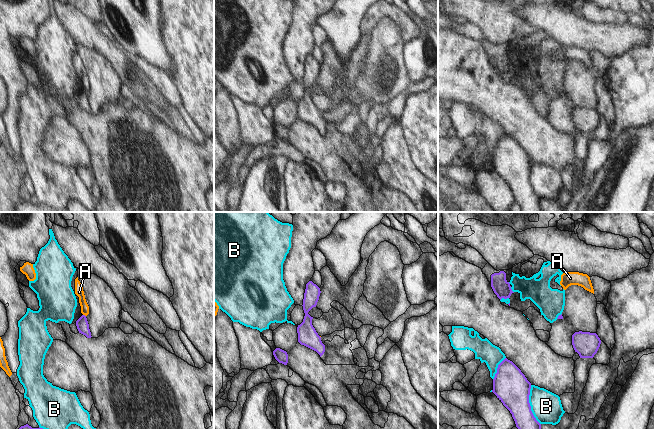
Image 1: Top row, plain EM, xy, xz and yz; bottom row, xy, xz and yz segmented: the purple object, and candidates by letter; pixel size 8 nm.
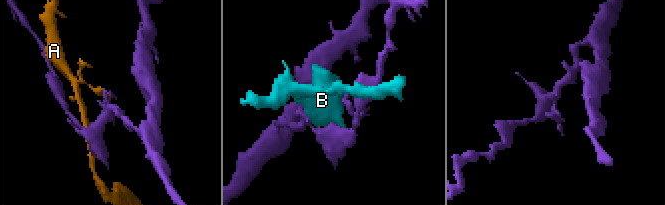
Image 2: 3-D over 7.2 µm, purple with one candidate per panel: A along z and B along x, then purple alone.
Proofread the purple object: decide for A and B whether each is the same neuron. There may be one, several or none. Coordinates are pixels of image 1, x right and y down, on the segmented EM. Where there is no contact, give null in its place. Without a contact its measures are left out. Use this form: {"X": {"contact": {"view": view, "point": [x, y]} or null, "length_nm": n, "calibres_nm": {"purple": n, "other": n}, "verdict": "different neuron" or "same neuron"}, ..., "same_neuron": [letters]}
{"A": {"contact": {"view": "xy", "point": [84, 315]}, "length_nm": 30, "calibres_nm": {"purple": 100, "other": 70}, "verdict": "different neuron"}, "B": {"contact": {"view": "yz", "point": [529, 405]}, "length_nm": 340, "calibres_nm": {"purple": 280, "other": 240}, "verdict": "different neuron"}, "same_neuron": []}

